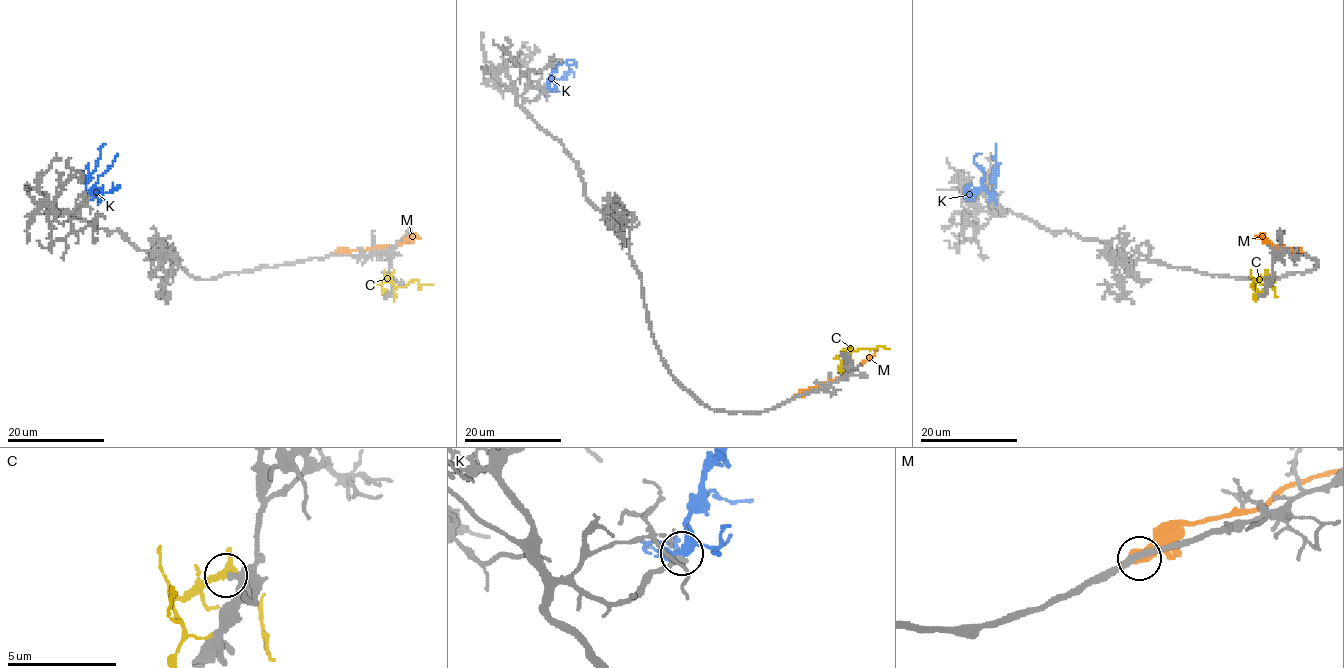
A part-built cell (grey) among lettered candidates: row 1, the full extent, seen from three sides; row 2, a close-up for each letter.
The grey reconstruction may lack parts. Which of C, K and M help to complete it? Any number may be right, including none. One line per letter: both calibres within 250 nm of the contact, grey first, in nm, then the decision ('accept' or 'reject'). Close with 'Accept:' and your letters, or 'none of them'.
C: 480/280 nm | reject
K: 300/280 nm | accept
M: 300/550 nm | reject
Accept: K

